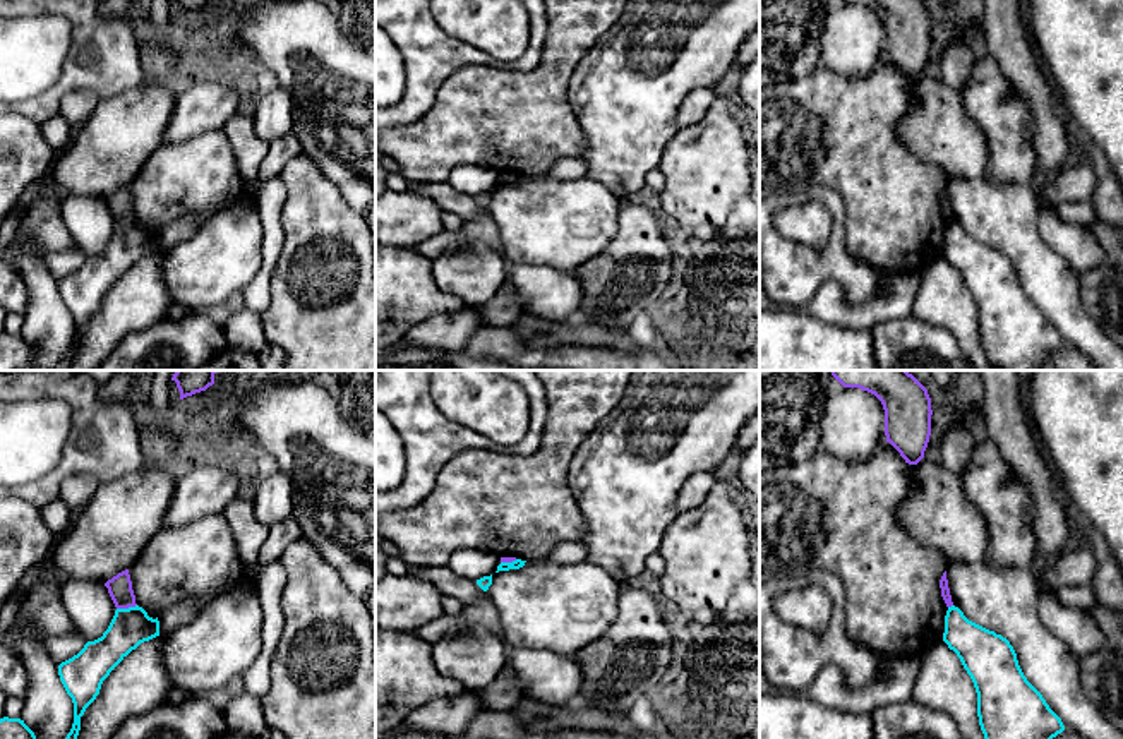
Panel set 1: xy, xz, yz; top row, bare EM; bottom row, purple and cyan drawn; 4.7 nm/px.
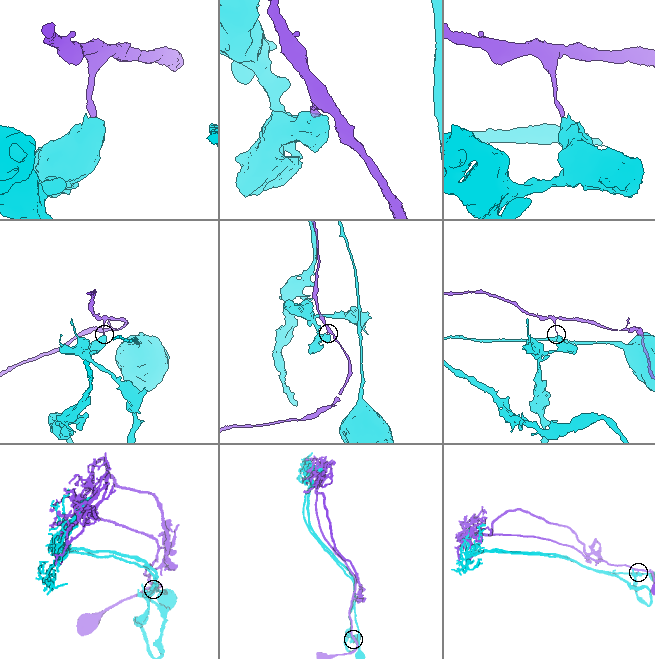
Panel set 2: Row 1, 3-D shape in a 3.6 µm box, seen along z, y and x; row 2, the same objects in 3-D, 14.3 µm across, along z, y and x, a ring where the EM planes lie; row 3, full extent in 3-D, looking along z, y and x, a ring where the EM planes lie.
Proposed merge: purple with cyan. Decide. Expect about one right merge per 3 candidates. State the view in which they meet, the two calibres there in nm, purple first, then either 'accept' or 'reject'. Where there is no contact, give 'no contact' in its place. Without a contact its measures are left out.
contact in xy; calibres 110 and 180 nm; reject

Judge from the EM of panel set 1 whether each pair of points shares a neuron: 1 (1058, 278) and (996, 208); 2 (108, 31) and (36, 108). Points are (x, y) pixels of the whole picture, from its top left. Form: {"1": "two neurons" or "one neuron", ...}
{"1": "one neuron", "2": "one neuron"}

